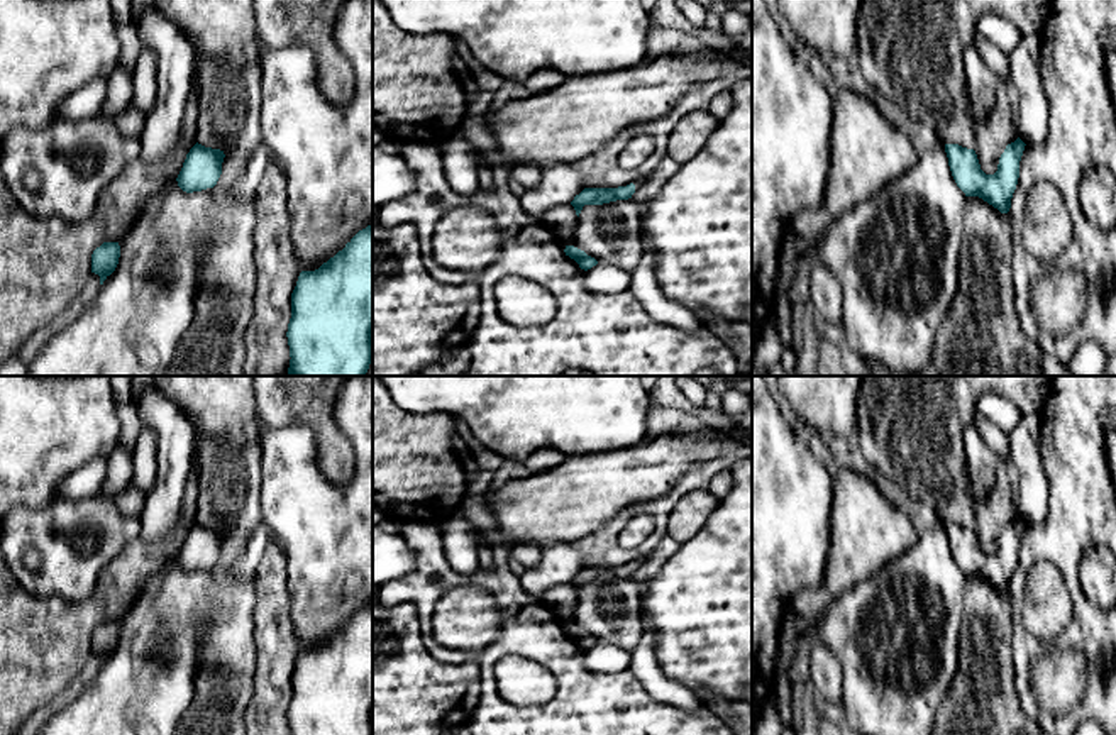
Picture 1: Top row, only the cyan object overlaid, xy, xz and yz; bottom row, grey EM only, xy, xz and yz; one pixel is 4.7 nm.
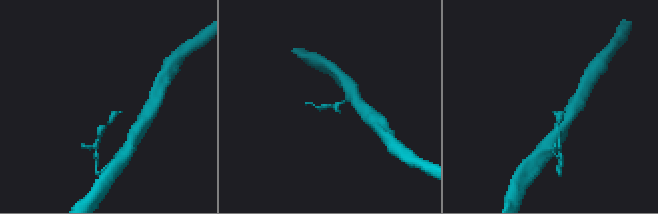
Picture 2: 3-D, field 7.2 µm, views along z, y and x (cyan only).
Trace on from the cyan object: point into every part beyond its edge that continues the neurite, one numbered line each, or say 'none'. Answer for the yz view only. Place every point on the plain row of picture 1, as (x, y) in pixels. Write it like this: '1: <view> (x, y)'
none

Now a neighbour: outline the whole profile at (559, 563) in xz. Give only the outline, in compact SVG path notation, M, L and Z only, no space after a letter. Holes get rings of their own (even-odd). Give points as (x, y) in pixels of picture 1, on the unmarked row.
M562 542L542 547L539 566L525 569L518 579L525 593L542 600L545 591L571 583L584 567L581 552L572 544Z

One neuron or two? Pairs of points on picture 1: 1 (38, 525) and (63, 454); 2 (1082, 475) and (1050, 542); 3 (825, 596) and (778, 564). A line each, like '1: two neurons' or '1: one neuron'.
1: two neurons
2: one neuron
3: two neurons

